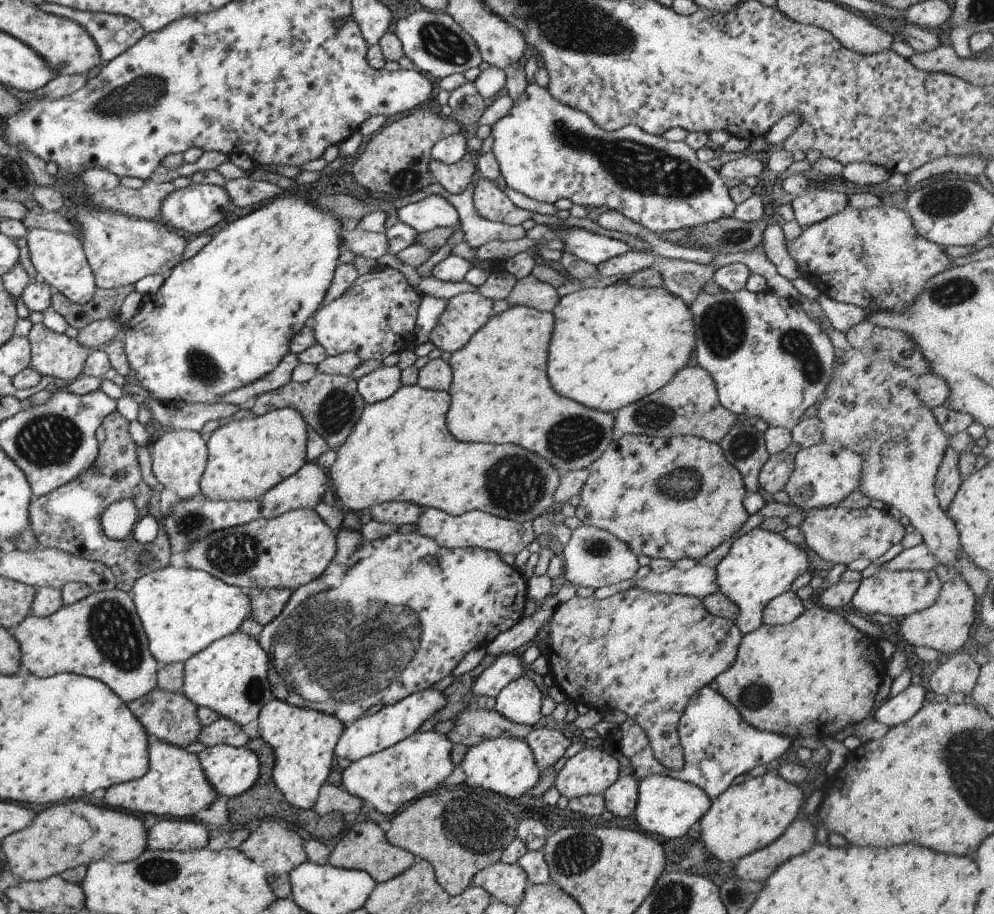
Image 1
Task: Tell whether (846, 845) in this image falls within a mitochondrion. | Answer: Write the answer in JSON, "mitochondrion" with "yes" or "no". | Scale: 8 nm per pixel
{"mitochondrion":"no"}

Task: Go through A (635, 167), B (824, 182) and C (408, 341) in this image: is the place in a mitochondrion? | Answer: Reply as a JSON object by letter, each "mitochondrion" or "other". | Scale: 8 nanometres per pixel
{"A":"mitochondrion","B":"other","C":"other"}

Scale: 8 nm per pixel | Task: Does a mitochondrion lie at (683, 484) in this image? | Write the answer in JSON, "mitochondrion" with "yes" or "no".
{"mitochondrion":"yes"}

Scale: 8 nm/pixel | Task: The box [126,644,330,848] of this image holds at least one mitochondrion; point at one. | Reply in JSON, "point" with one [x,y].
{"point":[256,689]}

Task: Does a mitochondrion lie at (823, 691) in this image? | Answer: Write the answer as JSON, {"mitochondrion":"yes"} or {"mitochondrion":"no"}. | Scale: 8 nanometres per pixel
{"mitochondrion":"no"}

